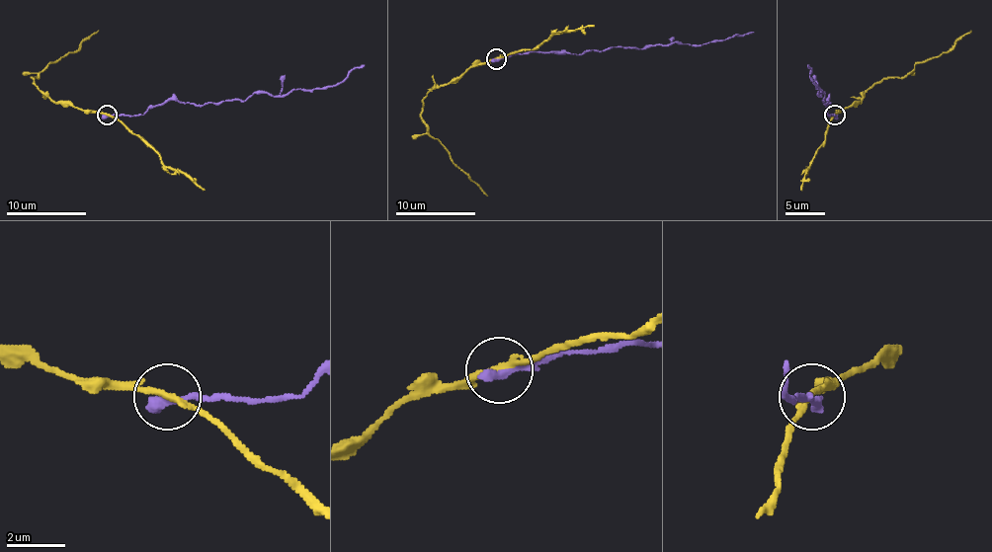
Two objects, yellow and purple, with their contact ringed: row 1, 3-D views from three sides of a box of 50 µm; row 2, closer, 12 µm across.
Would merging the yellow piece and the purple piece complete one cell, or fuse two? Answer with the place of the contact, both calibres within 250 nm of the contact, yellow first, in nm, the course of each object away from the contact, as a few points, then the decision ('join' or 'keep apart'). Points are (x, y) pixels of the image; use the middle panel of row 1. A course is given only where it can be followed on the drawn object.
place (496, 59); calibres 200 and 380 nm; course yellow (496, 59), (474, 63), (457, 79), (436, 85), (422, 101), (420, 116), (426, 131), (488, 195); course purple (496, 59), (557, 51), (581, 55), (612, 47), (702, 45), (753, 32); keep apart

